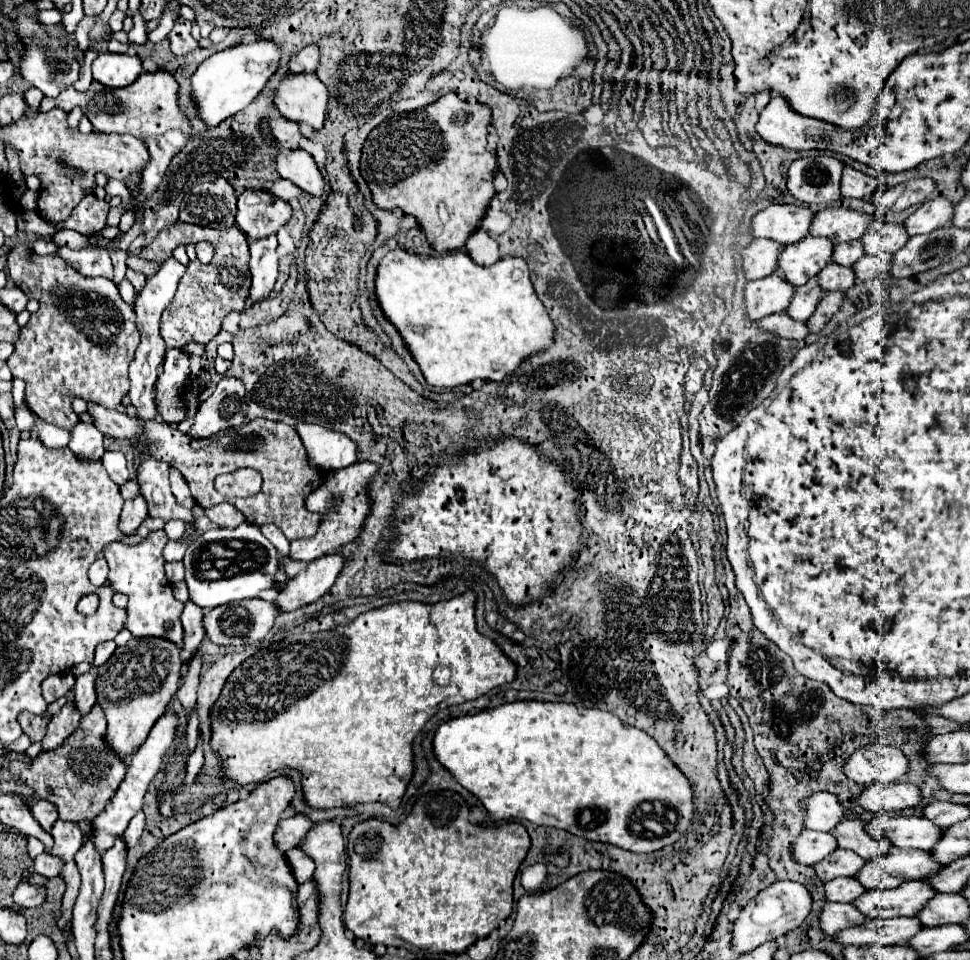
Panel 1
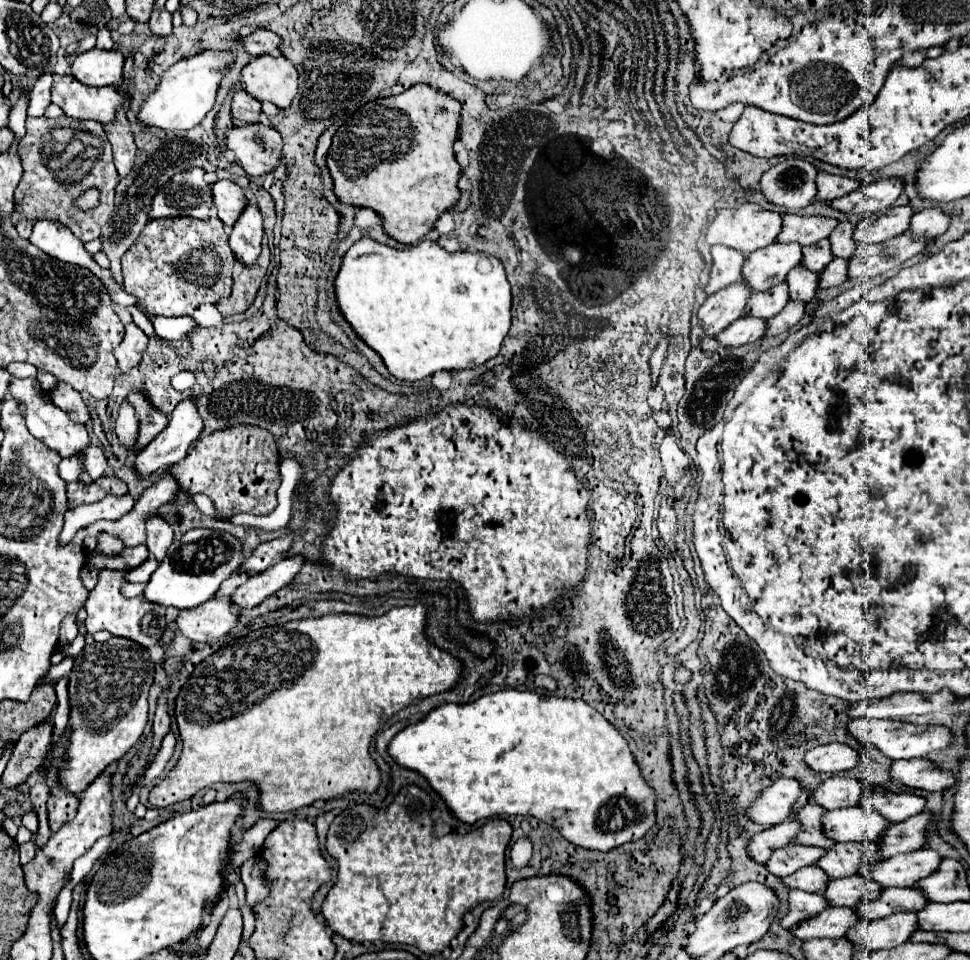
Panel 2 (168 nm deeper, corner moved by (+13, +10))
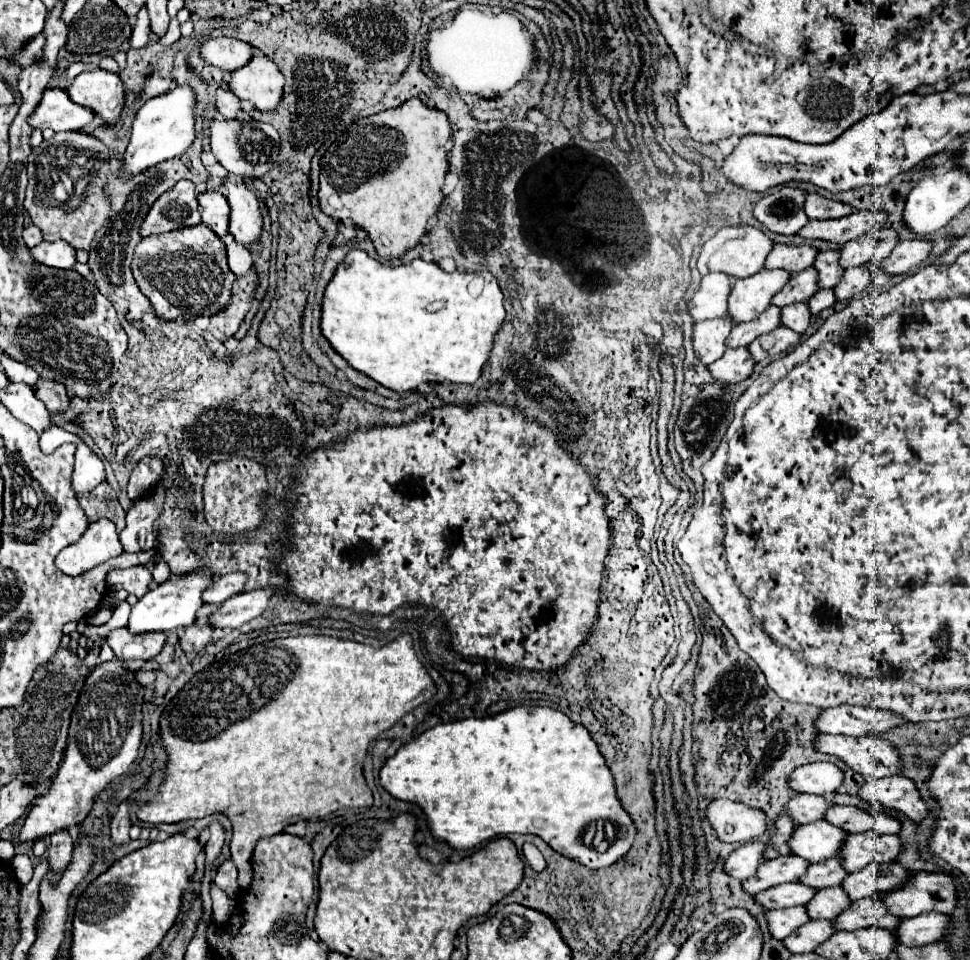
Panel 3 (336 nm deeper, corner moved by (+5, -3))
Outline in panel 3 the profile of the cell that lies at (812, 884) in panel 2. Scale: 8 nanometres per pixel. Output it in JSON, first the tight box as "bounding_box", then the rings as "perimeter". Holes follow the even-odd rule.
{"bounding_box":[757,883,817,909],"perimeter":[[[785,883],[773,889],[767,889],[765,893],[757,893],[757,901],[765,905],[767,909],[783,909],[783,907],[795,907],[795,905],[807,905],[817,889],[805,885],[805,883]]]}

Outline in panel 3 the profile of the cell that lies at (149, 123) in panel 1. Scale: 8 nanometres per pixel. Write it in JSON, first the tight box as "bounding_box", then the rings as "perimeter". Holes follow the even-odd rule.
{"bounding_box":[29,87,95,133],"perimeter":[[[51,87],[43,93],[41,105],[37,107],[37,113],[33,113],[29,123],[35,129],[51,127],[55,133],[59,133],[59,131],[83,129],[93,119],[95,119],[95,113],[83,105],[73,103],[65,89]]]}

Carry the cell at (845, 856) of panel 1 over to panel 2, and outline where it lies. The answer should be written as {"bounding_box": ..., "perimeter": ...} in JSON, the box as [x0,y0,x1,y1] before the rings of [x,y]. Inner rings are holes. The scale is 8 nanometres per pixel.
{"bounding_box":[765,844,825,876],"perimeter":[[[787,844],[785,848],[777,848],[773,856],[765,862],[765,868],[775,874],[775,876],[789,876],[797,872],[803,866],[815,864],[825,850],[815,848],[815,846],[797,846],[797,844]]]}

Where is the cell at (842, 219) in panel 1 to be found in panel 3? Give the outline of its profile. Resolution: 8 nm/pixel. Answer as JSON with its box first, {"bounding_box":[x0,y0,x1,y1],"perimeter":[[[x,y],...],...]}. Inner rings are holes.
{"bounding_box":[765,245,819,273],"perimeter":[[[775,245],[773,253],[769,253],[765,267],[767,269],[787,269],[791,273],[803,271],[811,267],[817,259],[819,249],[813,245]]]}

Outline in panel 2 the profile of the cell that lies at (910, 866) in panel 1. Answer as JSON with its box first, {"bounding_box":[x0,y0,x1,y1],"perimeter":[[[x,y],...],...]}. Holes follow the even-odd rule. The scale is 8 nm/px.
{"bounding_box":[817,842,879,878],"perimeter":[[[847,842],[847,844],[835,844],[821,856],[817,862],[823,872],[829,872],[829,878],[845,878],[859,872],[863,864],[875,864],[879,862],[879,848],[865,844],[865,842]]]}

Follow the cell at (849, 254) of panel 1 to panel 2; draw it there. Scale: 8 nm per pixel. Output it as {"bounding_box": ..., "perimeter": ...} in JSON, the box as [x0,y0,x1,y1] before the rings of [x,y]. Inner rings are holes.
{"bounding_box":[801,238,833,272],"perimeter":[[[827,238],[817,242],[817,244],[813,244],[813,246],[805,246],[801,252],[803,252],[801,266],[807,268],[809,272],[821,272],[833,260]]]}

